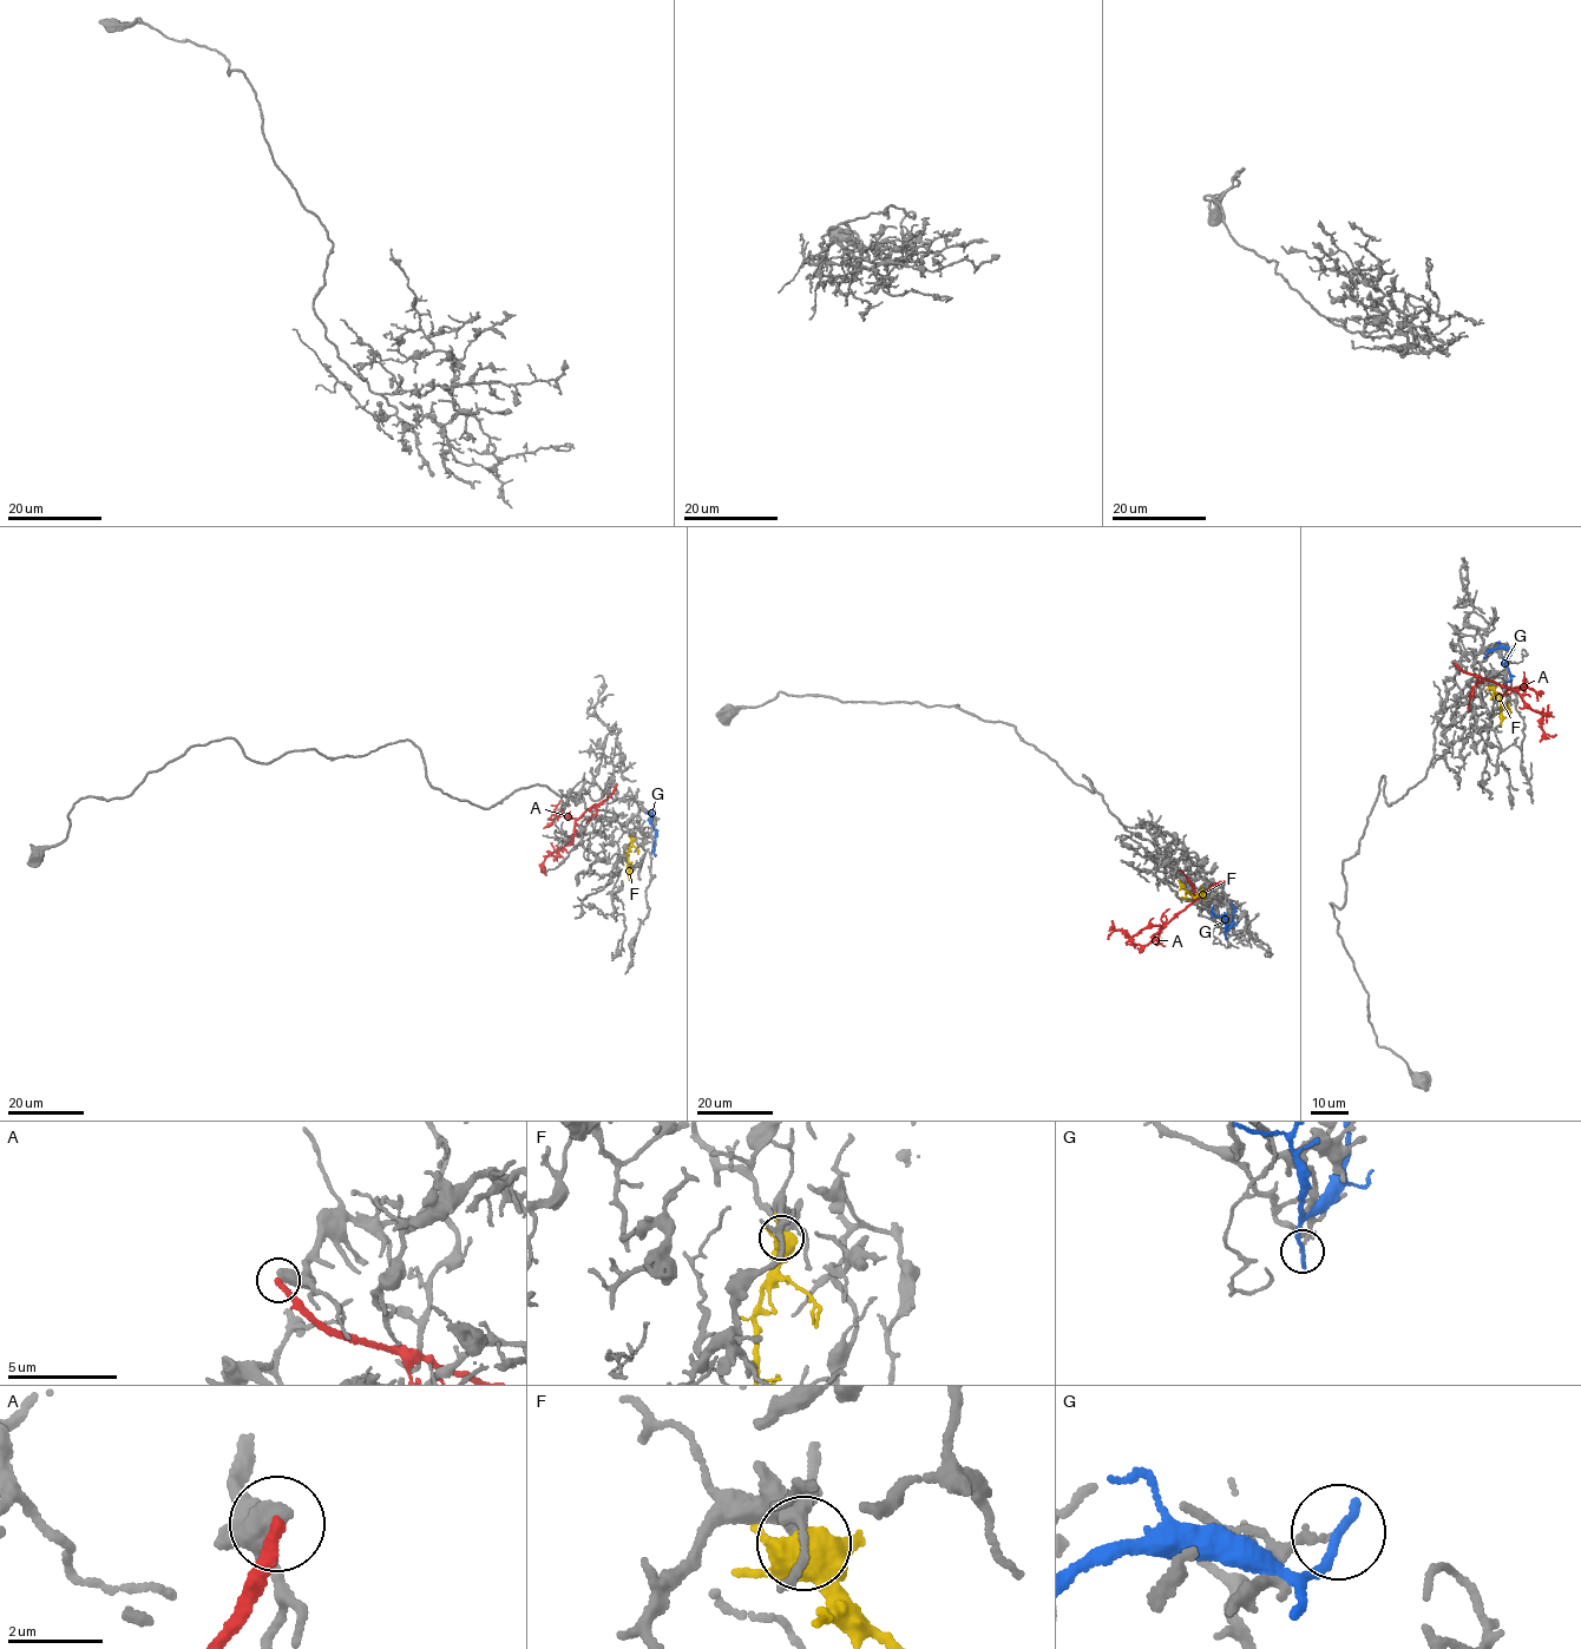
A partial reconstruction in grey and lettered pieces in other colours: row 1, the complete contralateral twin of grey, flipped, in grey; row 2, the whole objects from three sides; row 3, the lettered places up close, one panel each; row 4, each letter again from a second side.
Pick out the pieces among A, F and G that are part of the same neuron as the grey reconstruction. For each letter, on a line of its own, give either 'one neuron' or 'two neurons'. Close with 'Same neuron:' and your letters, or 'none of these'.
A: two neurons
F: two neurons
G: two neurons
Same neuron: none of these

